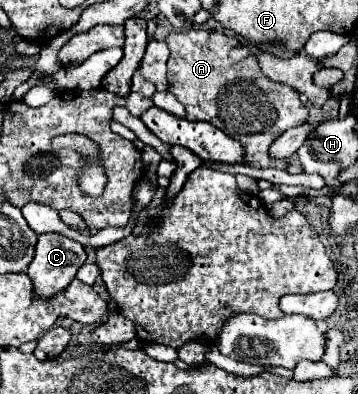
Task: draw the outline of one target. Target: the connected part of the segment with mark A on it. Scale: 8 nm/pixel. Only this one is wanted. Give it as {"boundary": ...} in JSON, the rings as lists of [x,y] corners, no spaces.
{"boundary":[[[186,29],[186,31],[172,31],[166,37],[166,43],[170,47],[170,59],[168,59],[168,91],[176,95],[176,99],[186,109],[186,119],[192,121],[208,121],[222,129],[232,139],[240,141],[244,147],[244,163],[252,167],[270,167],[272,157],[268,153],[270,145],[290,127],[304,125],[308,119],[308,109],[300,103],[300,93],[292,89],[290,85],[276,83],[260,73],[258,61],[254,57],[248,57],[244,61],[230,61],[228,51],[232,45],[238,45],[234,37],[226,37],[220,31],[204,31],[204,29]]]}

